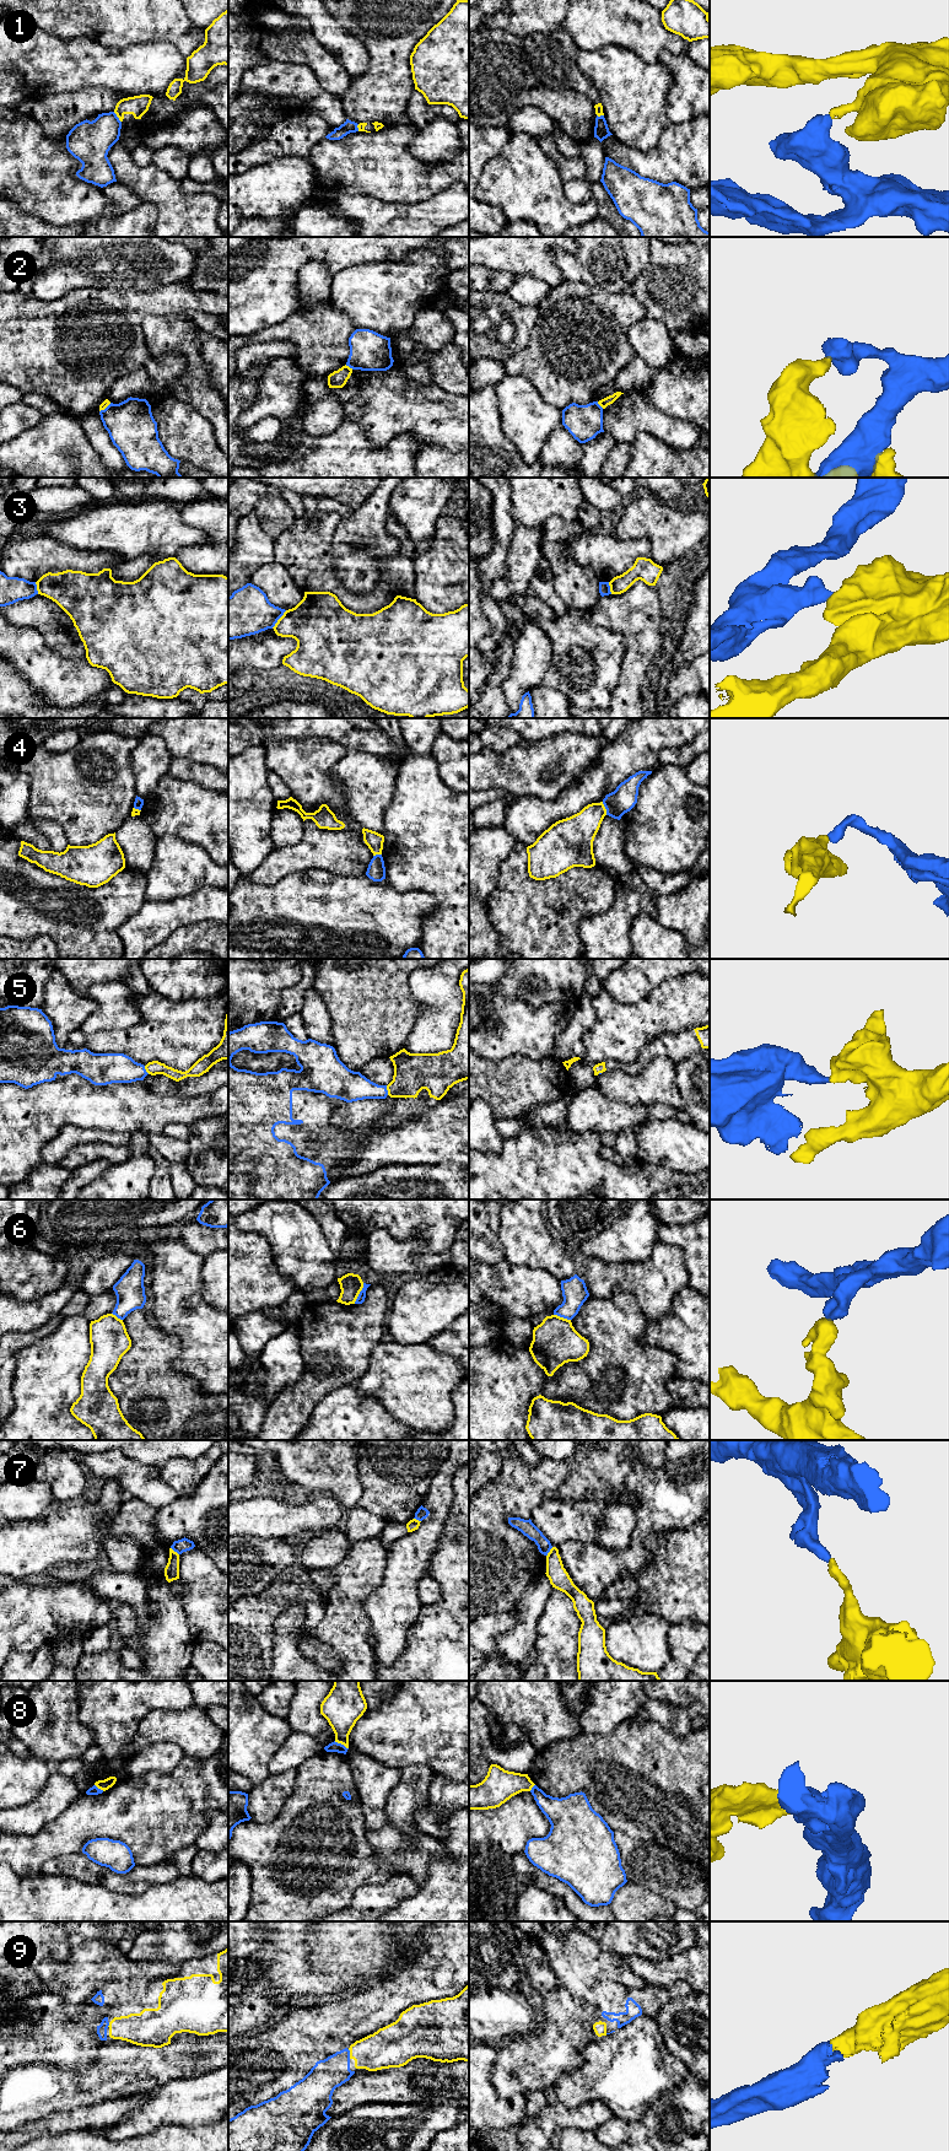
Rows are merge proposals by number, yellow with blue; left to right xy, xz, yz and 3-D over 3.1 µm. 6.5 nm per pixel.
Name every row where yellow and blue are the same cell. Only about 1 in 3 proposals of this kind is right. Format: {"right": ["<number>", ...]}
{"right": ["5", "9"]}

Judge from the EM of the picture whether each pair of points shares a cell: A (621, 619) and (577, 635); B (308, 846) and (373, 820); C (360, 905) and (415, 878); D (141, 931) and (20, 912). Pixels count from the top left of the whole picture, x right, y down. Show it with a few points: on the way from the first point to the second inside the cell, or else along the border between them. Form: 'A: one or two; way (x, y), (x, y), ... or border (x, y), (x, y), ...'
A: two; border (589, 610), (596, 623), (618, 632), (624, 643)
B: two; border (345, 801), (349, 812), (362, 828)
C: two; border (386, 877), (397, 889), (416, 889), (422, 893)
D: two; border (140, 907), (118, 928), (123, 945)

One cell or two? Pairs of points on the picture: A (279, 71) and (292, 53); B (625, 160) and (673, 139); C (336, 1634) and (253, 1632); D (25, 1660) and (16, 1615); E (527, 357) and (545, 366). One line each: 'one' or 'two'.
A: two
B: one
C: two
D: two
E: one

